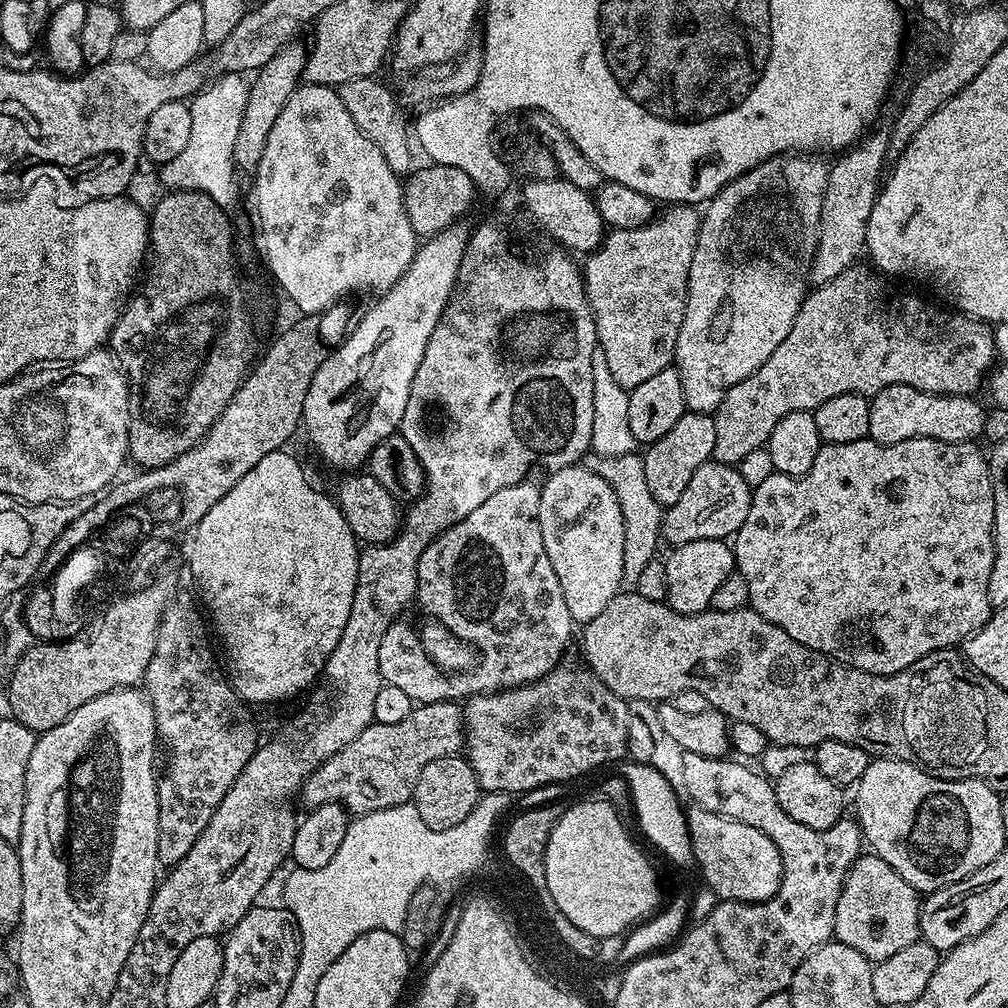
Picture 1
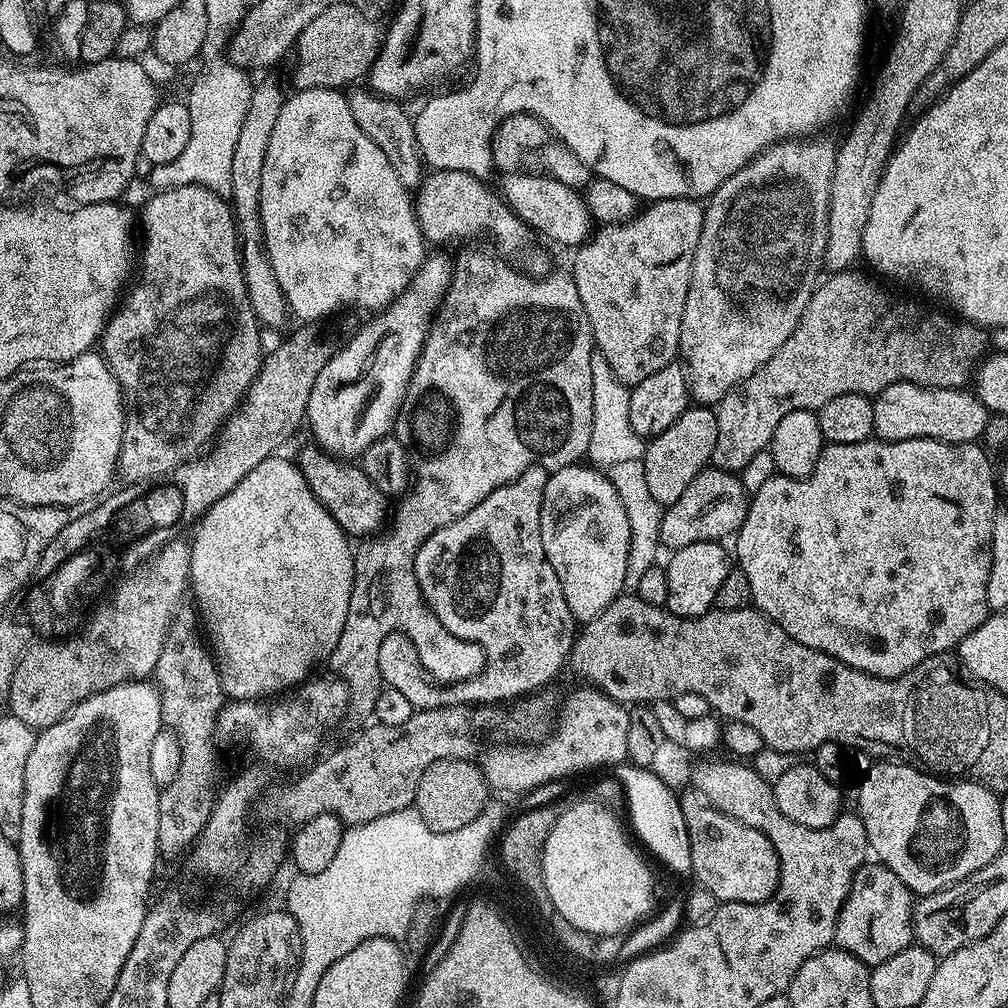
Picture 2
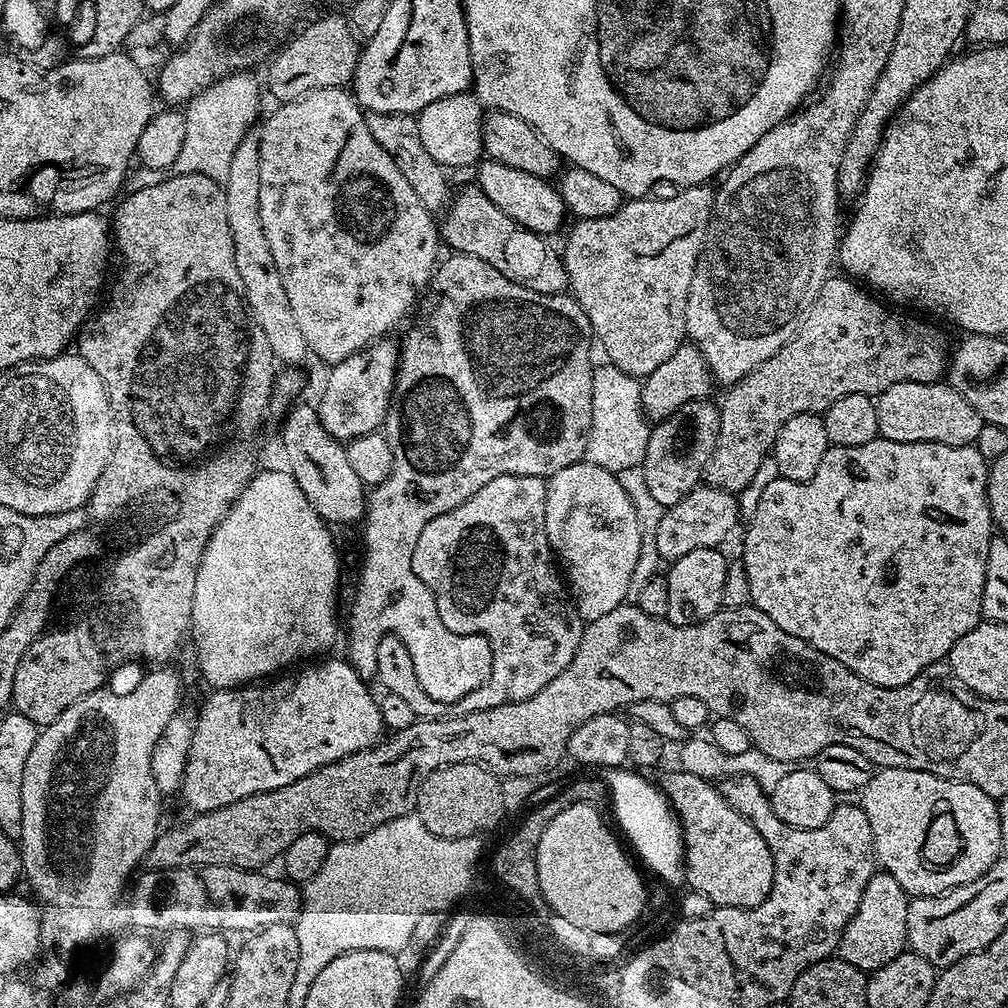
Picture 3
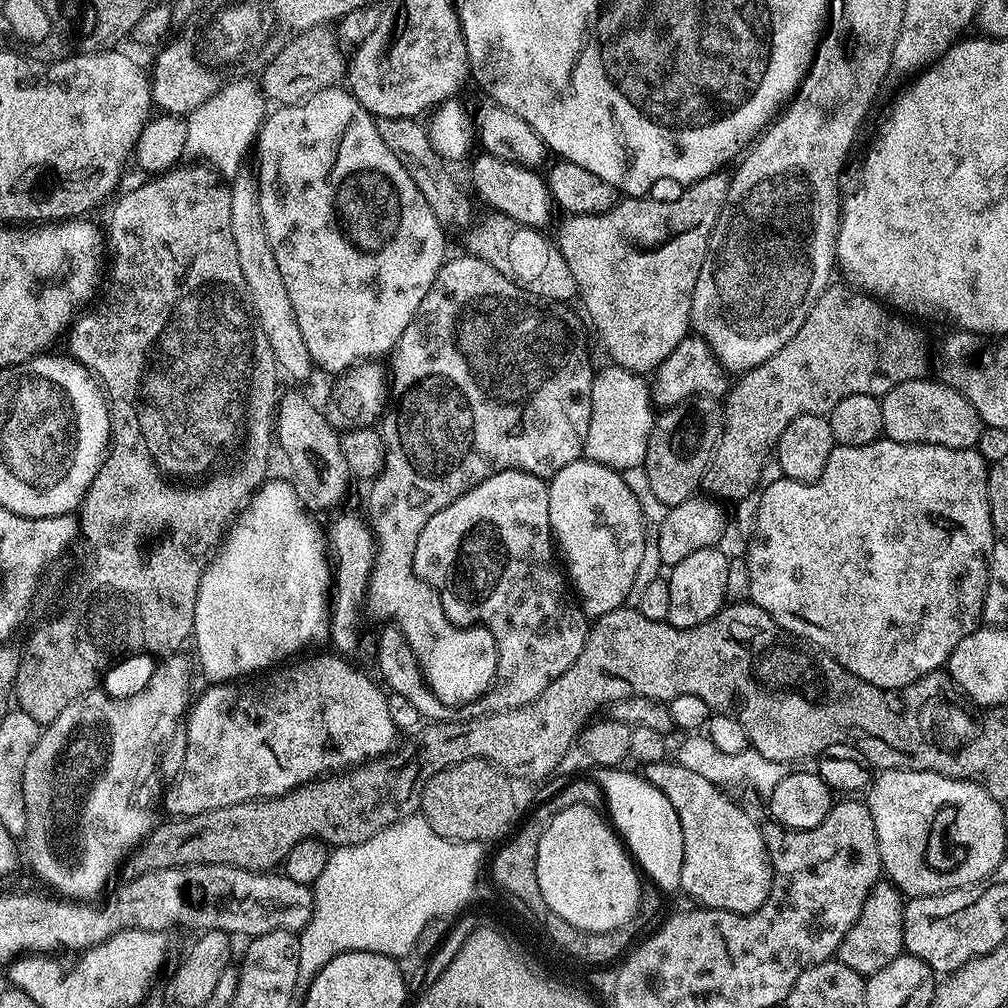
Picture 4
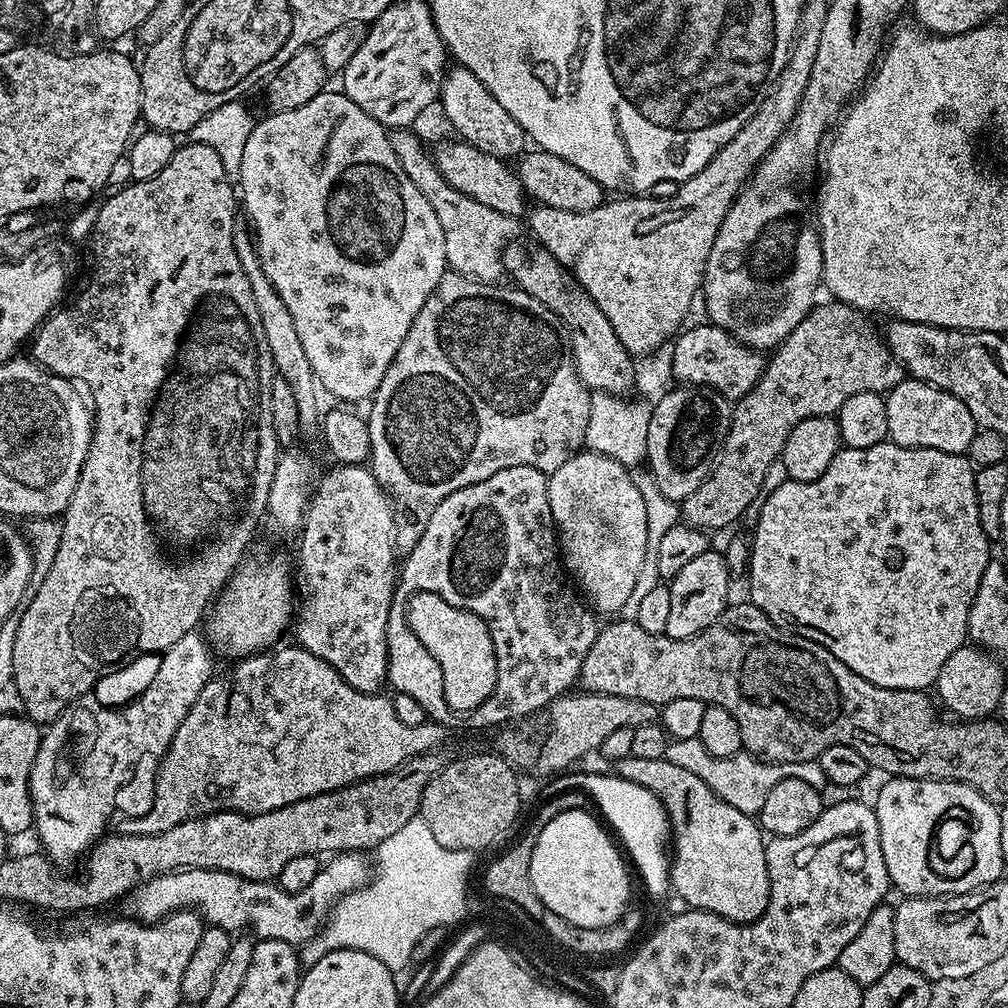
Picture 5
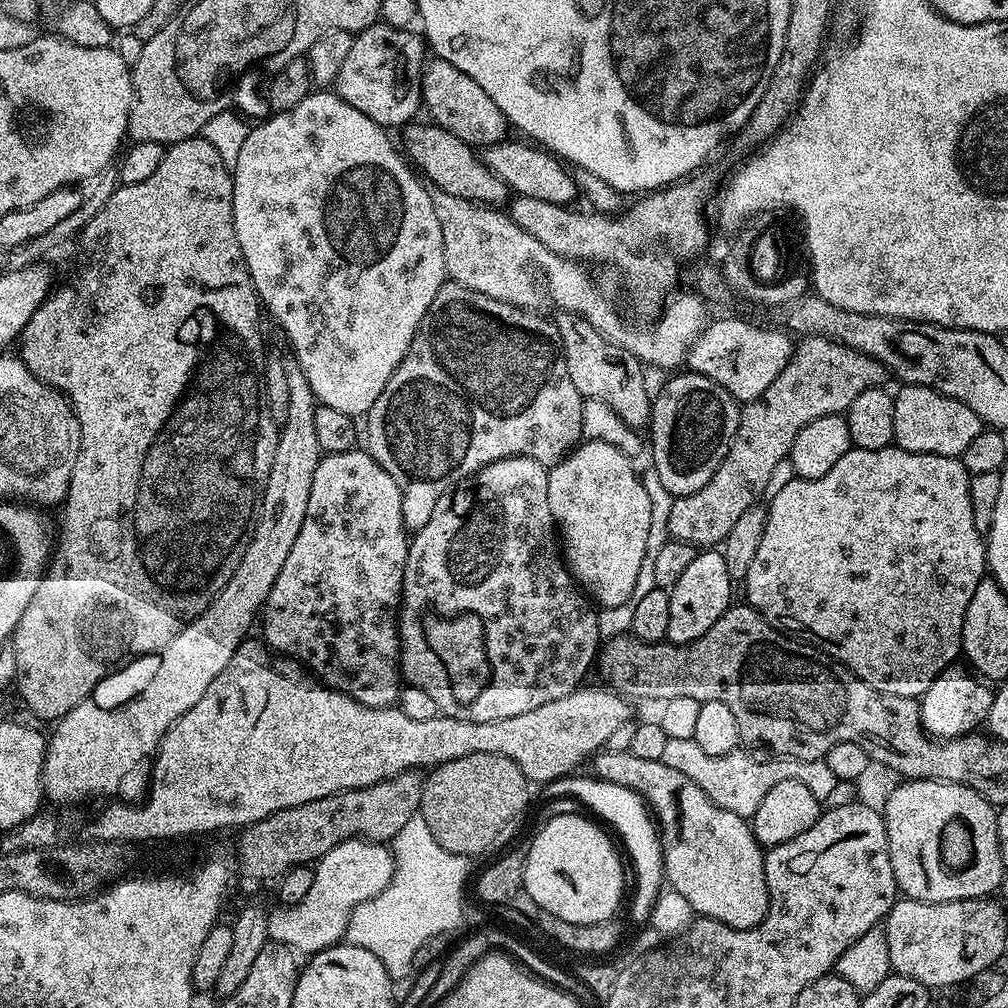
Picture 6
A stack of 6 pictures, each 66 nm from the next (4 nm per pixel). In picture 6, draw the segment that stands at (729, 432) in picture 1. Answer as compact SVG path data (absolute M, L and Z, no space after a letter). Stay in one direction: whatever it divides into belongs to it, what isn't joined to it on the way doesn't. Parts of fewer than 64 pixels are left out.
M824 336L803 337L793 347L790 362L786 362L782 374L766 386L758 399L749 400L741 407L738 430L710 482L694 494L673 499L668 515L669 537L682 544L694 544L700 550L723 545L734 522L763 497L774 466L788 459L798 430L802 430L806 422L814 422L814 418L847 413L854 398L858 398L862 390L881 387L884 376L884 365L858 350L836 344Z

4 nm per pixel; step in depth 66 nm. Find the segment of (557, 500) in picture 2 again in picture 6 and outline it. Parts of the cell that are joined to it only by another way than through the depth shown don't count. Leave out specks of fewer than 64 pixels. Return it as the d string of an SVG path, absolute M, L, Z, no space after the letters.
M585 439L548 473L548 497L556 522L562 555L579 587L600 608L622 606L638 582L642 558L646 554L646 534L650 534L650 498L643 479L632 469L633 461L622 450L601 440Z

